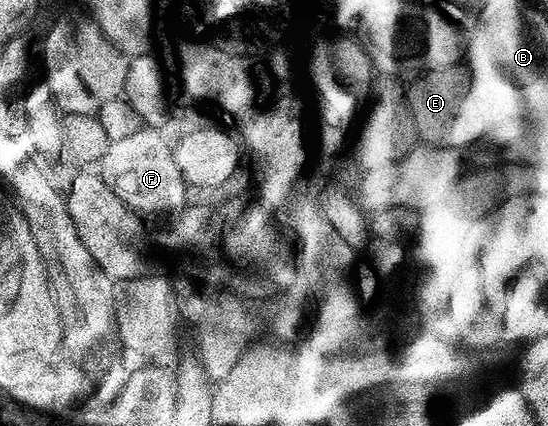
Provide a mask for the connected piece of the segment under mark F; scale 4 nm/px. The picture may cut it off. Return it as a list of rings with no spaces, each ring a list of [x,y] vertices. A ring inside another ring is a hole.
[[[143,126],[120,141],[110,141],[108,153],[96,165],[97,174],[102,176],[104,185],[128,205],[128,209],[138,212],[139,216],[166,215],[177,212],[187,202],[186,178],[176,169],[171,144],[166,144],[163,132],[156,127]]]

